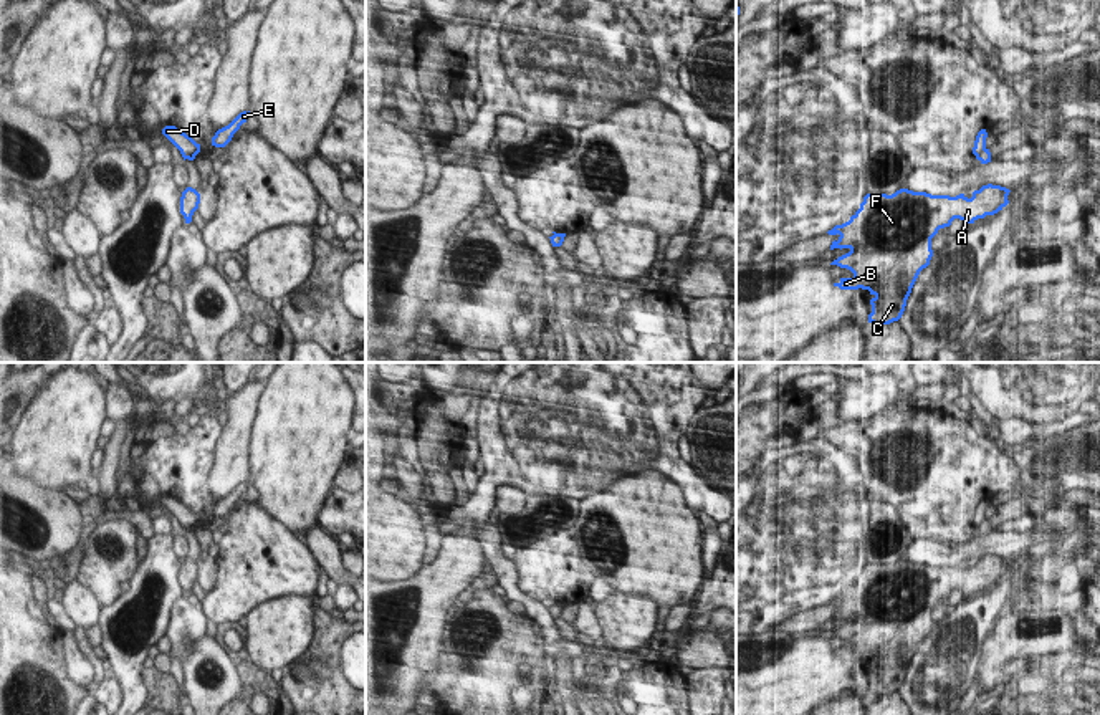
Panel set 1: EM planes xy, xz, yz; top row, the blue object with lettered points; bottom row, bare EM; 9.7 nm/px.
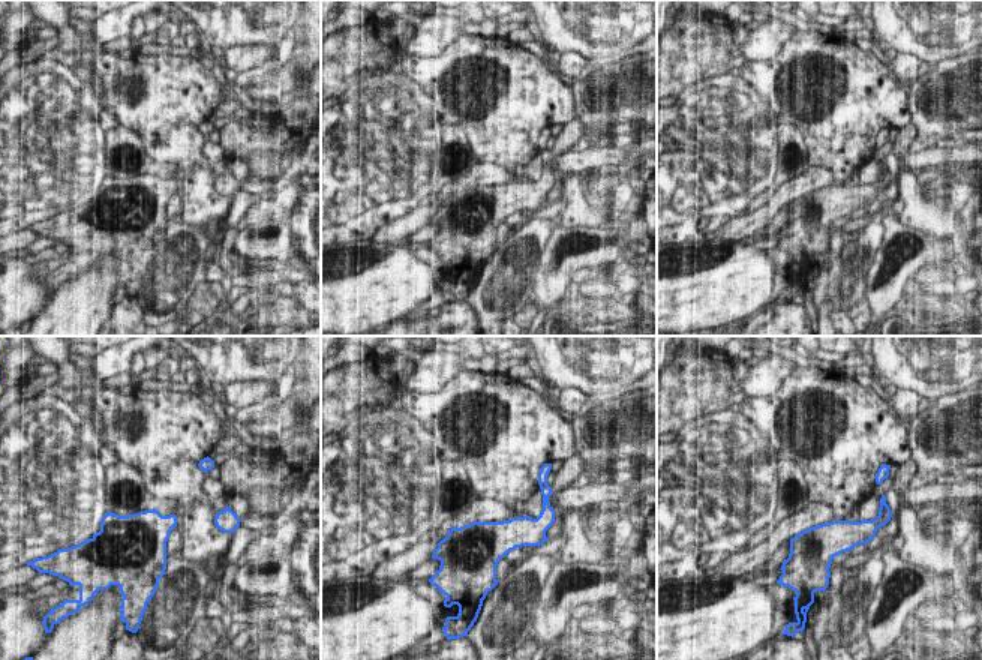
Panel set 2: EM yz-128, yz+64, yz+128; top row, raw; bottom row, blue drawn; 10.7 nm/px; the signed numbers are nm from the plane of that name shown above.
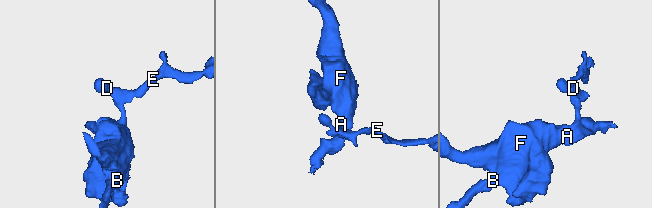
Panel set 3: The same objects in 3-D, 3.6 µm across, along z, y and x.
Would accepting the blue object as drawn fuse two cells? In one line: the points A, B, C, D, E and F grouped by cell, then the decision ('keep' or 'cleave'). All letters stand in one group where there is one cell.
A B C F / D E; cleave

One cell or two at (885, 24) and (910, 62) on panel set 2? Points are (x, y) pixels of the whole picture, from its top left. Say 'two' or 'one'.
two

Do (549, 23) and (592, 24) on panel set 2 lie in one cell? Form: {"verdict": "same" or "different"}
{"verdict": "same"}

